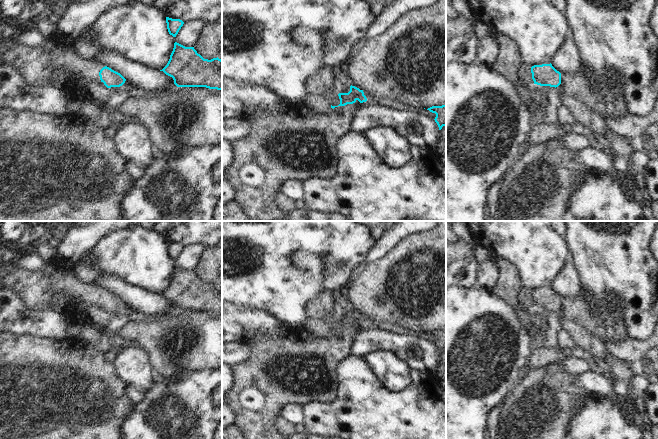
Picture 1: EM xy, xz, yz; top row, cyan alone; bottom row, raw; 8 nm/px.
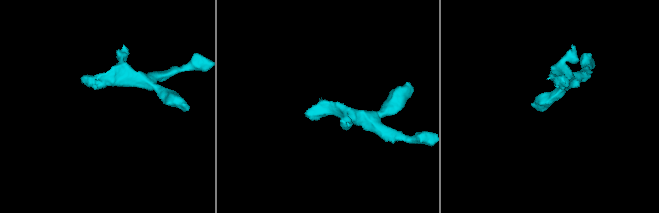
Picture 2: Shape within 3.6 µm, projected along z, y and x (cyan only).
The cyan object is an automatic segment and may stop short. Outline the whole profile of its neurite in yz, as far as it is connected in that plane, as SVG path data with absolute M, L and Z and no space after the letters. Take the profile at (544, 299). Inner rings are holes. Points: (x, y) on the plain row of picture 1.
M550 287L532 290L531 297L534 308L555 311L557 315L574 321L591 332L604 325L612 327L619 340L628 337L622 322L622 311L617 307L619 300L616 296L606 296L596 311L589 307L584 291L578 297L560 297Z

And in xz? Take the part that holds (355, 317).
M350 310L348 317L339 317L340 328L331 329L330 338L319 338L310 334L302 326L290 329L286 334L279 337L272 337L266 333L254 335L246 344L250 347L250 356L243 362L231 366L233 384L230 390L222 396L222 403L233 411L233 423L243 431L246 439L286 439L278 433L275 428L275 421L280 416L280 410L287 404L304 405L310 401L323 402L328 404L337 397L337 365L350 355L350 347L355 334L367 325L363 314ZM254 387L263 396L263 406L260 409L249 410L239 401L239 394L245 388Z

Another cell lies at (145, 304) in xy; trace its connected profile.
M104 276L98 280L98 285L120 297L133 309L137 318L162 319L177 311L173 302L163 295L146 291L117 277Z

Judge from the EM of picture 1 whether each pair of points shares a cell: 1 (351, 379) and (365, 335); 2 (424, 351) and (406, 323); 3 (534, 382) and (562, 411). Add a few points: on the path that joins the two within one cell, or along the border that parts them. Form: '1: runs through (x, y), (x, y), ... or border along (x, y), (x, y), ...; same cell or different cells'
1: border along (350, 354), (362, 358); different cells
2: border along (389, 327), (416, 334); different cells
3: runs through (541, 389), (555, 404); same cell

